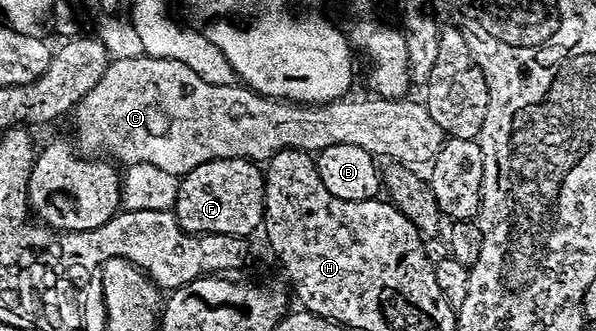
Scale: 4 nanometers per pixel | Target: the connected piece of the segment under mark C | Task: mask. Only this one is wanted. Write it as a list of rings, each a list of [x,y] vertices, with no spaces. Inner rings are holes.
[[[142,53],[134,59],[114,58],[96,86],[76,103],[72,111],[73,141],[79,151],[90,156],[105,156],[126,166],[137,162],[156,164],[156,168],[164,168],[164,172],[179,176],[192,172],[192,168],[200,164],[208,164],[208,160],[246,158],[250,162],[265,164],[281,150],[317,152],[332,148],[332,144],[356,144],[356,148],[364,148],[372,155],[384,154],[385,159],[393,163],[433,162],[448,136],[440,124],[432,120],[425,101],[413,102],[410,96],[369,97],[353,102],[353,97],[347,96],[337,102],[321,104],[266,98],[245,84],[221,86],[209,83],[180,60],[158,59]]]

